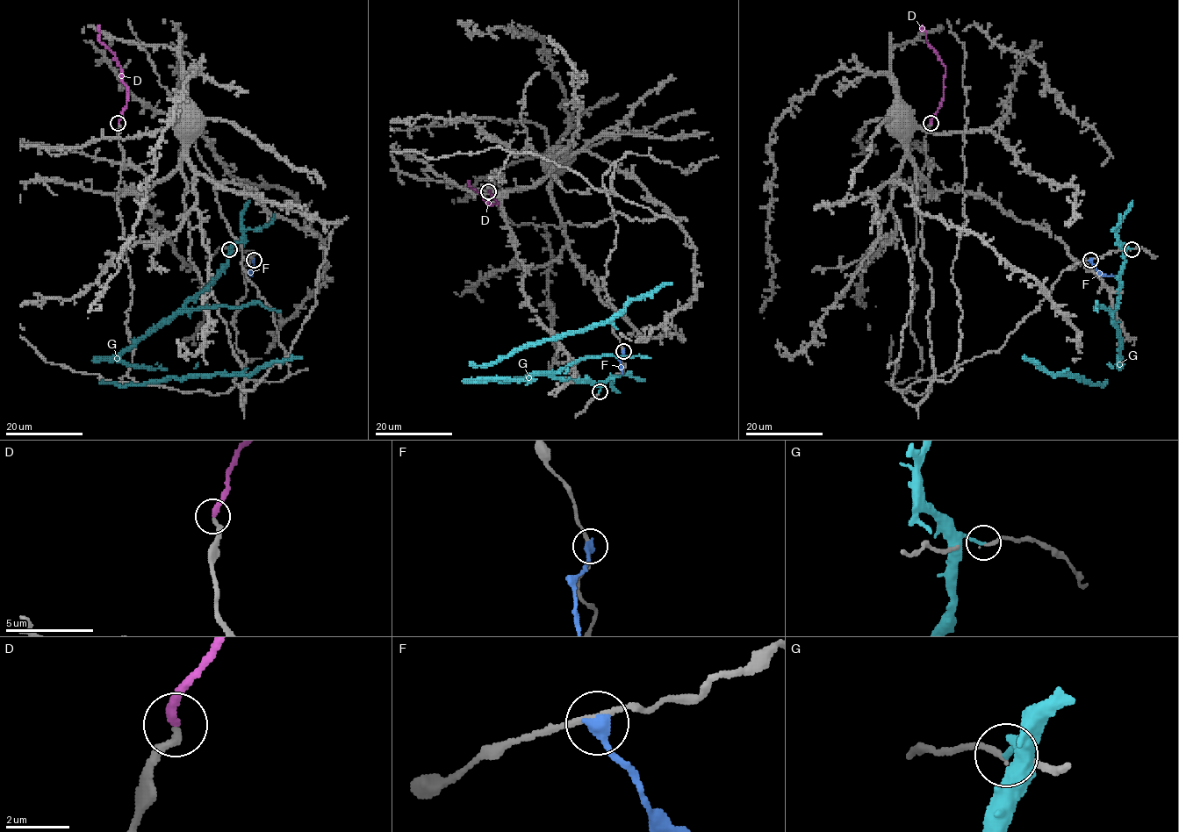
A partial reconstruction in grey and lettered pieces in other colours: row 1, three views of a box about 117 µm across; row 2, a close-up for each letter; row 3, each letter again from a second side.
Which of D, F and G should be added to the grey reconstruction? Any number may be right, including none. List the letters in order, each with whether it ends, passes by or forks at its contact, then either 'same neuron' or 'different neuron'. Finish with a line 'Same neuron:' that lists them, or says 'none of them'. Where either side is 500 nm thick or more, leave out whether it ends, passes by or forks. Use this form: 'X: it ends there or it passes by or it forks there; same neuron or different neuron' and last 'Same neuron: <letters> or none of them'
D: it ends there; same neuron
F: it ends there; different neuron
G: it ends there; different neuron
Same neuron: D

